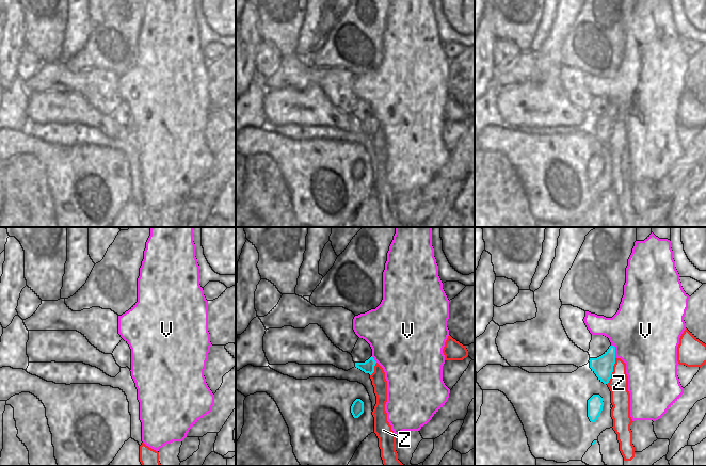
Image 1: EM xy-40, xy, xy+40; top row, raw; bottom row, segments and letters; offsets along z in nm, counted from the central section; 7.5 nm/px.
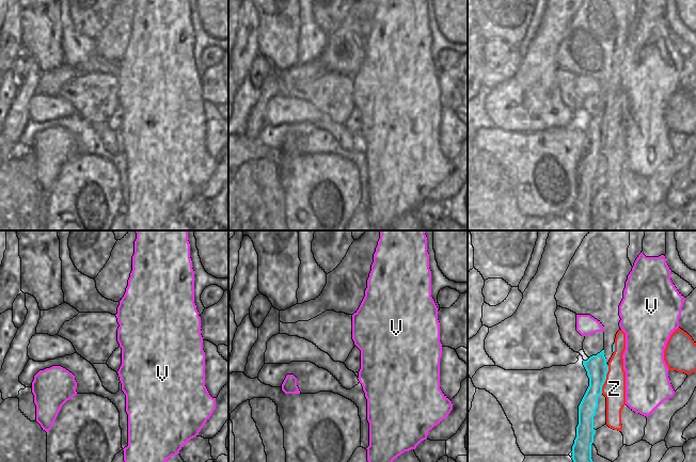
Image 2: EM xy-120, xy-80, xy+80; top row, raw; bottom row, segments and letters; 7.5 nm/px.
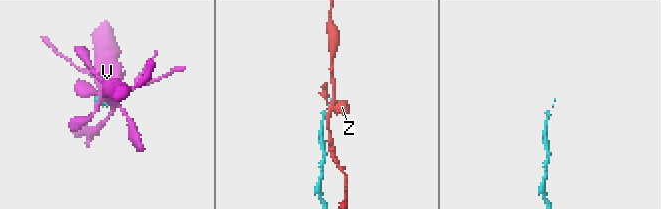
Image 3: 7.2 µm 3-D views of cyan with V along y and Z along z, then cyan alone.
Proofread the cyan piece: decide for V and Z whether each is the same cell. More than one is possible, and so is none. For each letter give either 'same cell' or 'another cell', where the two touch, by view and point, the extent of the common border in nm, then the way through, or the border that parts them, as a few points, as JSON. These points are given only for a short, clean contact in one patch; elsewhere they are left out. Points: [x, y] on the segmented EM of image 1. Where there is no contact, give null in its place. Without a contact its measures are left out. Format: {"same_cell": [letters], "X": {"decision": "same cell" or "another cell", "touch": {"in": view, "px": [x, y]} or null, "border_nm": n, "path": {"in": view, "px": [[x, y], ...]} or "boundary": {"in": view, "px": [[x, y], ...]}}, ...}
{"same_cell": [], "V": {"decision": "another cell", "touch": {"in": "xy+40", "px": [614, 351]}, "border_nm": 110}, "Z": {"decision": "another cell", "touch": {"in": "xy+40", "px": [612, 371]}, "border_nm": 220}}

